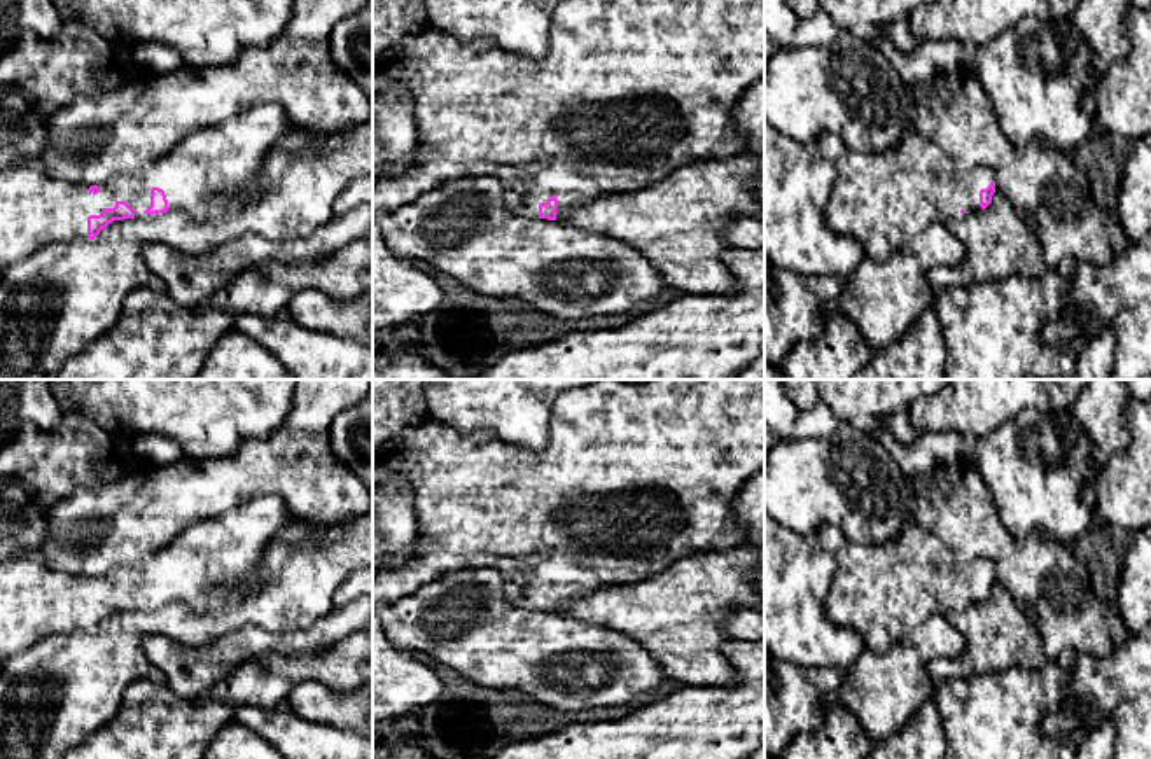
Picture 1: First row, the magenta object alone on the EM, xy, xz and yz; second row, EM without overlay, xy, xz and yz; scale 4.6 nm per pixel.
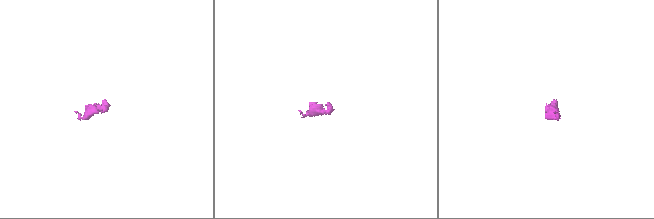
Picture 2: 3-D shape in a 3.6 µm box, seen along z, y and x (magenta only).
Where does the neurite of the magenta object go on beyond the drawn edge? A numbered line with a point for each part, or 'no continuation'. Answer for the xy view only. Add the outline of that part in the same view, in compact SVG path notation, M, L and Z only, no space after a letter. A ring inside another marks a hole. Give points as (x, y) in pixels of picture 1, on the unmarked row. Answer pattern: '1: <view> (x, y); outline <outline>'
1: xy (35, 602); outline M264 495L240 504L222 516L208 518L187 526L168 546L157 551L156 556L138 567L114 567L100 574L100 584L93 586L91 577L79 577L58 572L44 565L35 554L24 554L12 560L0 561L0 670L16 654L31 649L35 644L56 633L87 631L87 609L100 607L105 600L114 600L117 593L126 593L135 602L135 610L150 610L161 605L147 607L150 598L150 581L159 579L168 591L168 602L180 600L196 607L208 588L227 586L241 588L254 586L257 570L262 565L264 549L276 537L278 532L299 523L310 526L311 523L292 516L280 497Z

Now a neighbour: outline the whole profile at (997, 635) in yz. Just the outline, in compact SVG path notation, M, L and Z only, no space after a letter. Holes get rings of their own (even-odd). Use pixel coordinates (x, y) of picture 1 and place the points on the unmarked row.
M999 582L985 602L952 610L945 617L964 638L966 651L959 658L938 658L931 663L932 689L939 682L1043 668L1048 663L1036 626Z

